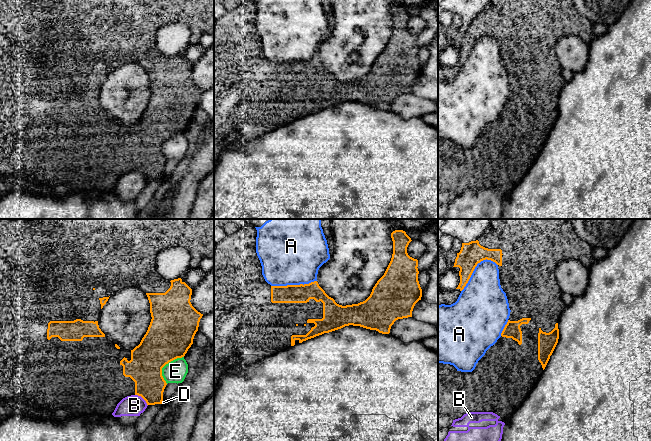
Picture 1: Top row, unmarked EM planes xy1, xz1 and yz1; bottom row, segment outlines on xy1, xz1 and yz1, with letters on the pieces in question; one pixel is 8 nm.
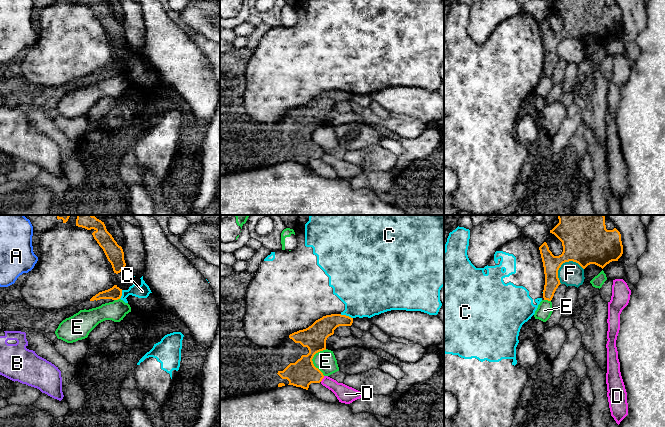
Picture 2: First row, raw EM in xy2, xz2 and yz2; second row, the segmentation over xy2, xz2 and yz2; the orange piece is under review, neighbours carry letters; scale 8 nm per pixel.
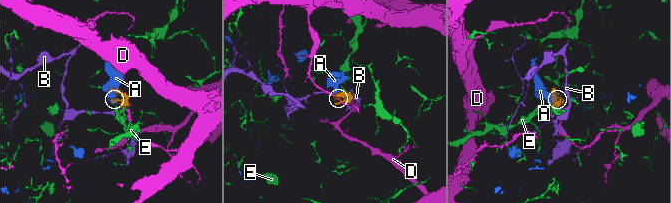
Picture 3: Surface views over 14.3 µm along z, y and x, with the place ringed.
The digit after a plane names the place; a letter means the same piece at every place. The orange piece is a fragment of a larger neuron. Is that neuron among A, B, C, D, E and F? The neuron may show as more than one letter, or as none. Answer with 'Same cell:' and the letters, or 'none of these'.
Same cell: none of these

